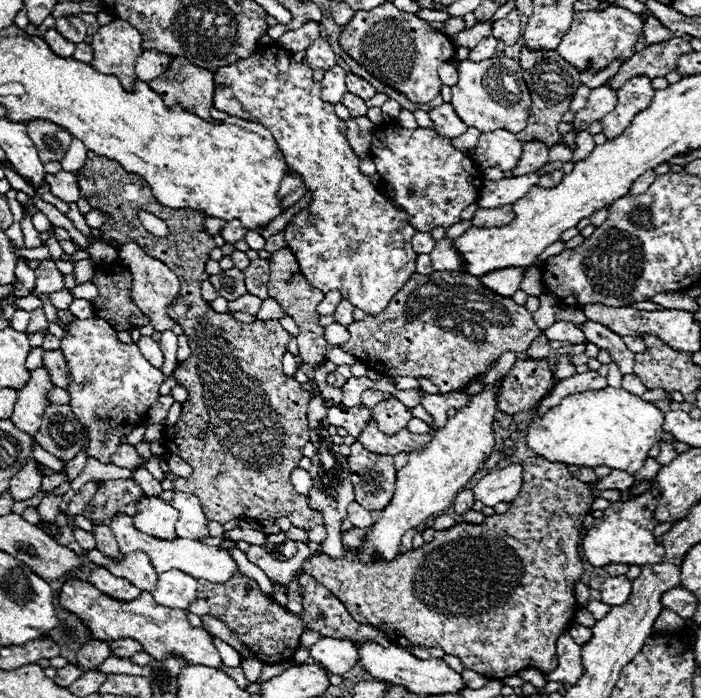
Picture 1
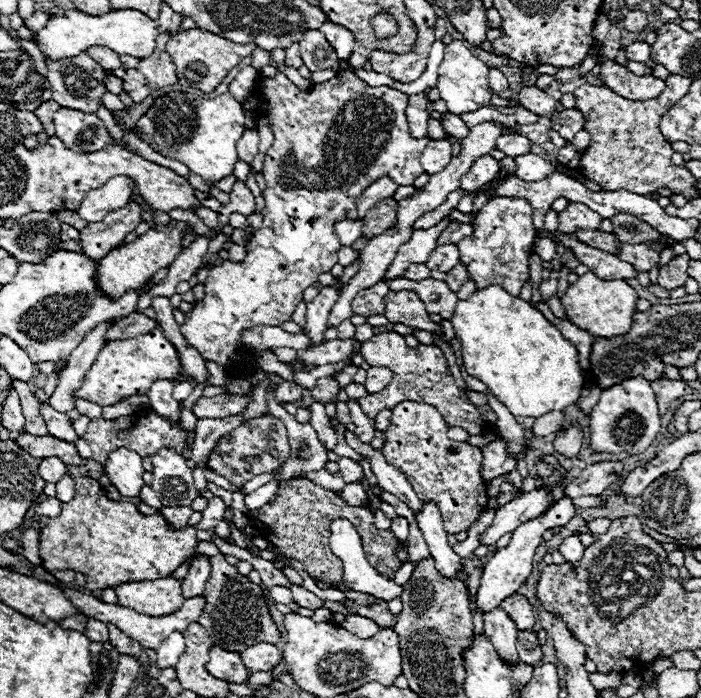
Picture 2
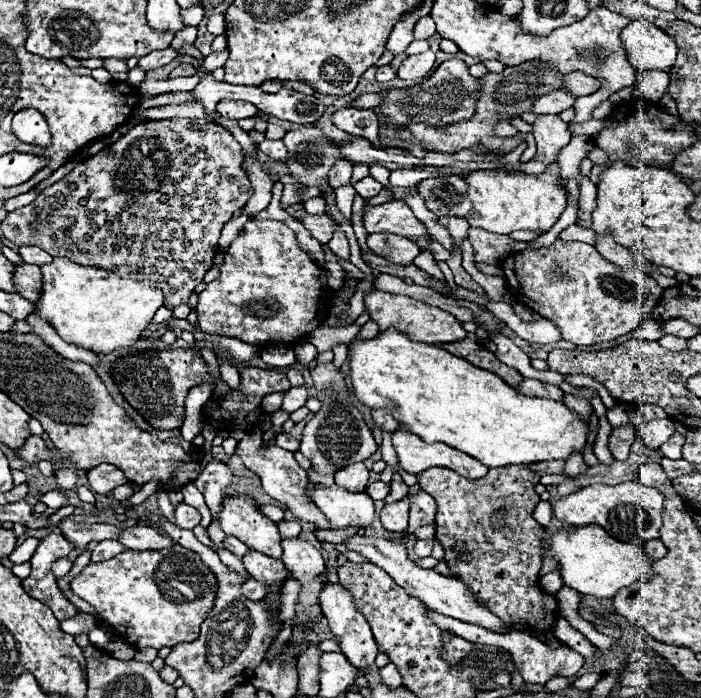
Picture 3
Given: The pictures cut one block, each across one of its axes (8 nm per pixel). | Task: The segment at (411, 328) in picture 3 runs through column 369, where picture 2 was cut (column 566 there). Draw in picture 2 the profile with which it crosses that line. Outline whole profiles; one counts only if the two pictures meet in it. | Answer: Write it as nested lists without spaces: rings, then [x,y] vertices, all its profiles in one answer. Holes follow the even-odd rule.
[[[586,272],[574,284],[570,284],[568,292],[562,298],[562,306],[572,324],[582,330],[588,330],[592,336],[612,338],[626,334],[630,330],[632,318],[636,314],[638,294],[626,280],[600,280],[596,274]]]

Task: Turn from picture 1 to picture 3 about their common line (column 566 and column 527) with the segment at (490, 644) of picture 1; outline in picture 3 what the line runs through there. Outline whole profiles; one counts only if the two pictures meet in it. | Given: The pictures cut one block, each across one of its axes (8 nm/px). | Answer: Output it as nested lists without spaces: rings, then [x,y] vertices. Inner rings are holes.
[[[502,466],[476,482],[468,482],[444,468],[424,470],[418,476],[420,488],[434,496],[438,504],[436,540],[444,546],[446,564],[510,628],[520,622],[526,628],[552,630],[558,618],[556,600],[538,588],[542,540],[546,538],[546,528],[532,518],[540,502],[534,490],[538,482],[540,476],[532,474],[528,466]],[[498,510],[504,510],[504,524],[494,528],[492,514]]]

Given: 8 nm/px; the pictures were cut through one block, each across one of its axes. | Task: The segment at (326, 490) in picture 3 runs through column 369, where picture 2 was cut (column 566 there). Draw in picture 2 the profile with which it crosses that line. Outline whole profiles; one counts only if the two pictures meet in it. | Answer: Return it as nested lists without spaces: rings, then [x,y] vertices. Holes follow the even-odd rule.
[[[560,498],[548,512],[544,512],[542,516],[536,516],[528,522],[522,522],[520,528],[516,528],[512,532],[512,540],[506,548],[500,548],[494,556],[488,558],[486,562],[486,568],[484,568],[484,574],[482,574],[482,582],[480,582],[480,590],[478,590],[478,606],[480,610],[488,612],[488,610],[494,610],[504,598],[512,596],[514,592],[518,592],[518,588],[526,582],[526,578],[532,574],[532,568],[534,568],[534,556],[536,556],[536,548],[540,546],[542,542],[542,534],[550,528],[556,528],[556,526],[566,526],[572,518],[576,516],[574,512],[574,504],[570,498]]]

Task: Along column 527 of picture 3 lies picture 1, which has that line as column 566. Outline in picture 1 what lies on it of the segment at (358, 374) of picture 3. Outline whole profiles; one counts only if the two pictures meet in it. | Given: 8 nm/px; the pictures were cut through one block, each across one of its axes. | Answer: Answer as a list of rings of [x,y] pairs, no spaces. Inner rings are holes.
[[[622,388],[586,390],[566,396],[558,406],[550,408],[542,416],[534,416],[528,426],[528,448],[550,462],[564,462],[570,466],[608,466],[618,470],[628,470],[636,474],[648,450],[656,440],[660,440],[664,424],[664,414],[650,402]]]

